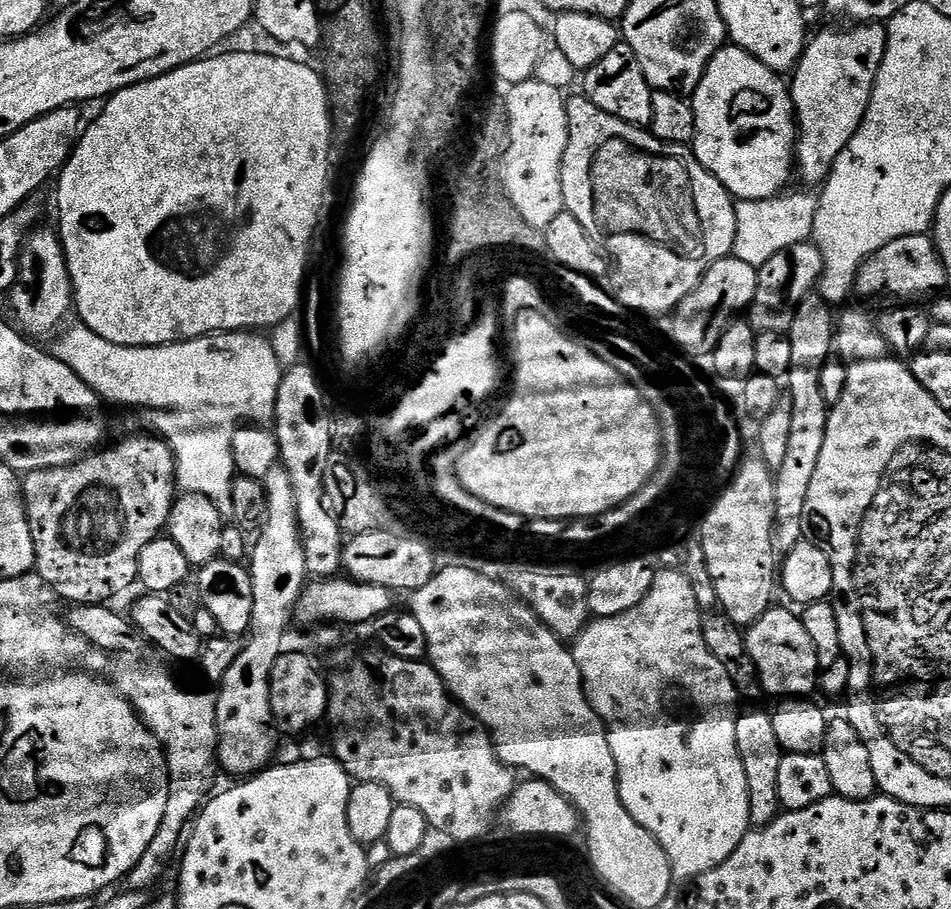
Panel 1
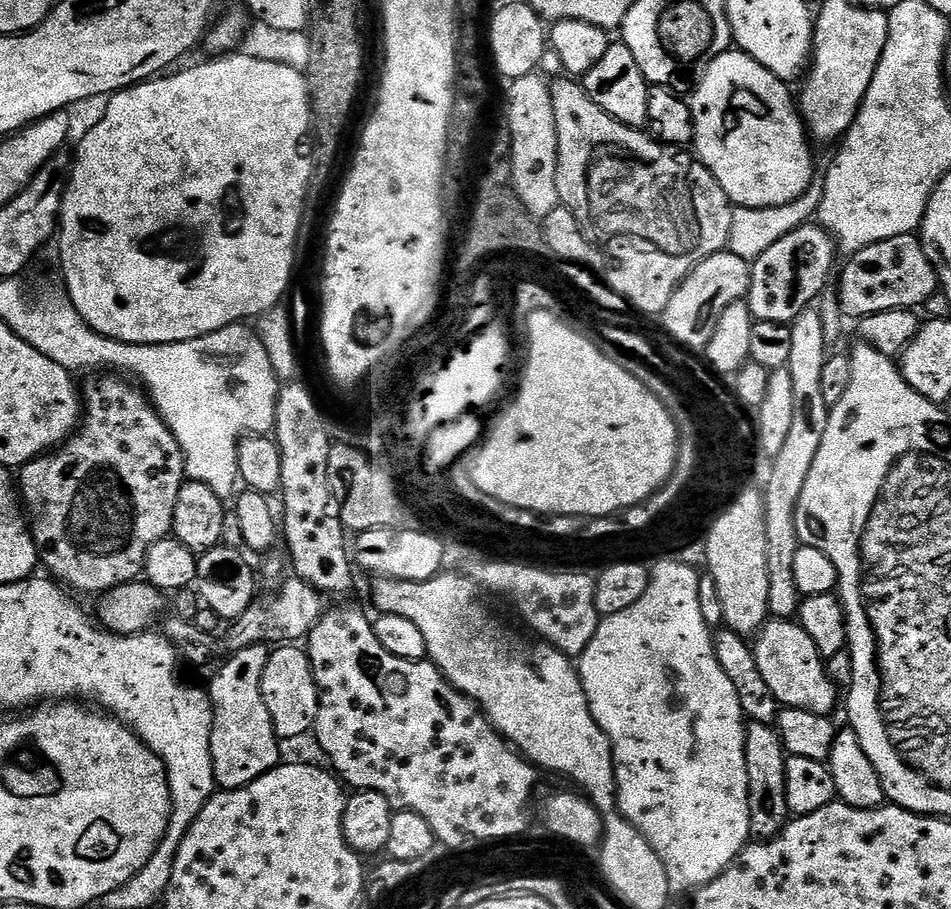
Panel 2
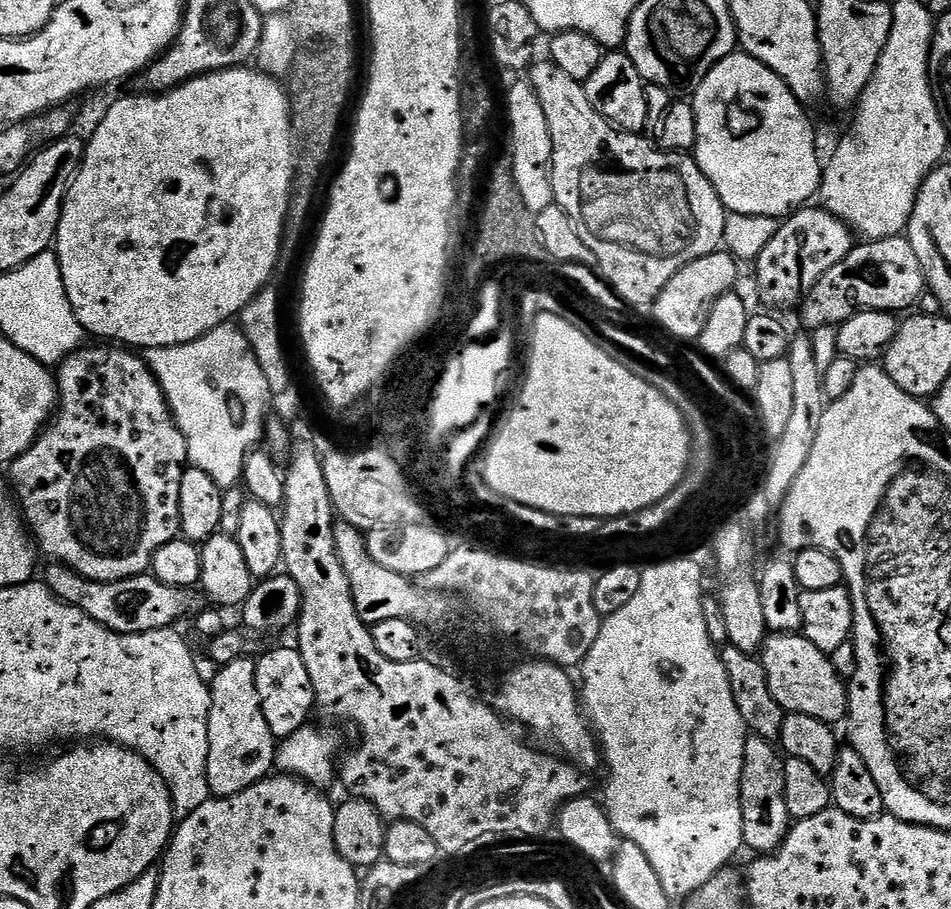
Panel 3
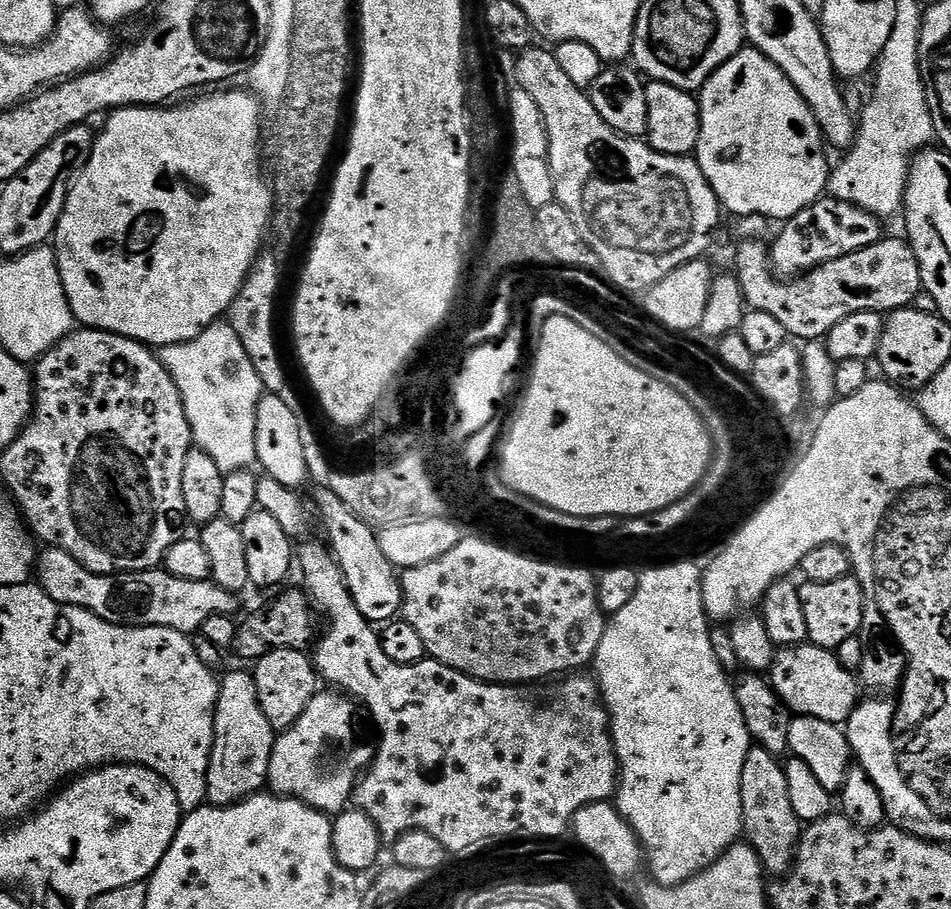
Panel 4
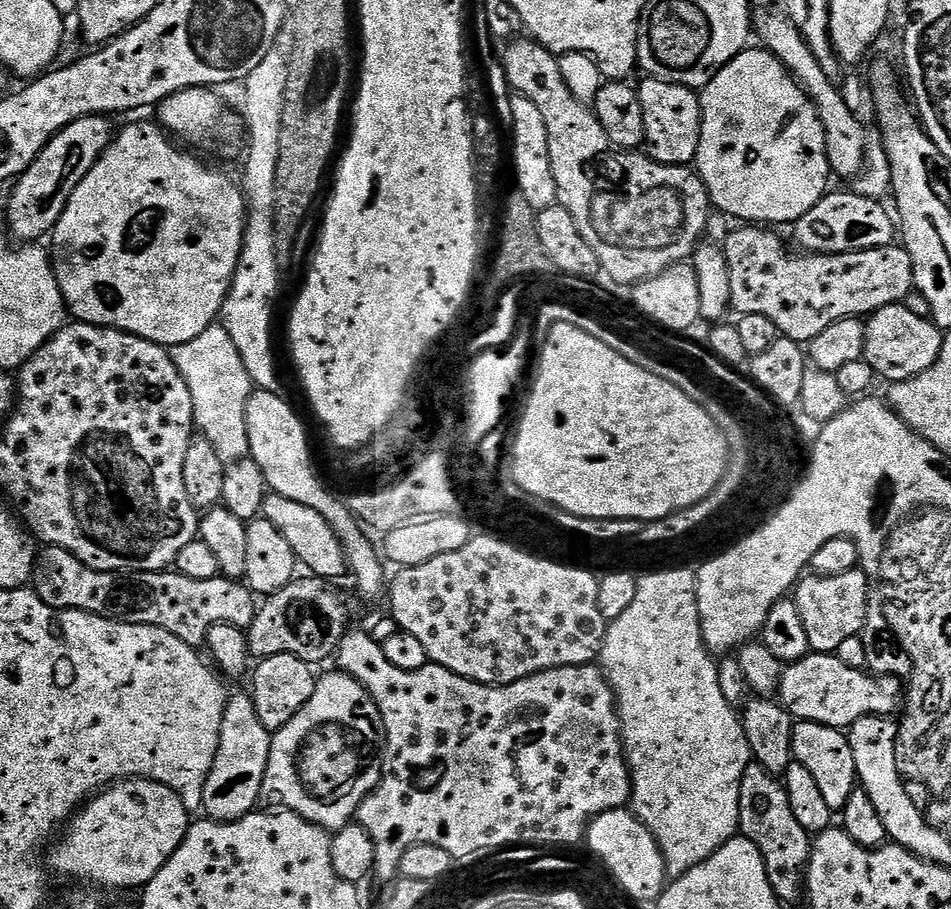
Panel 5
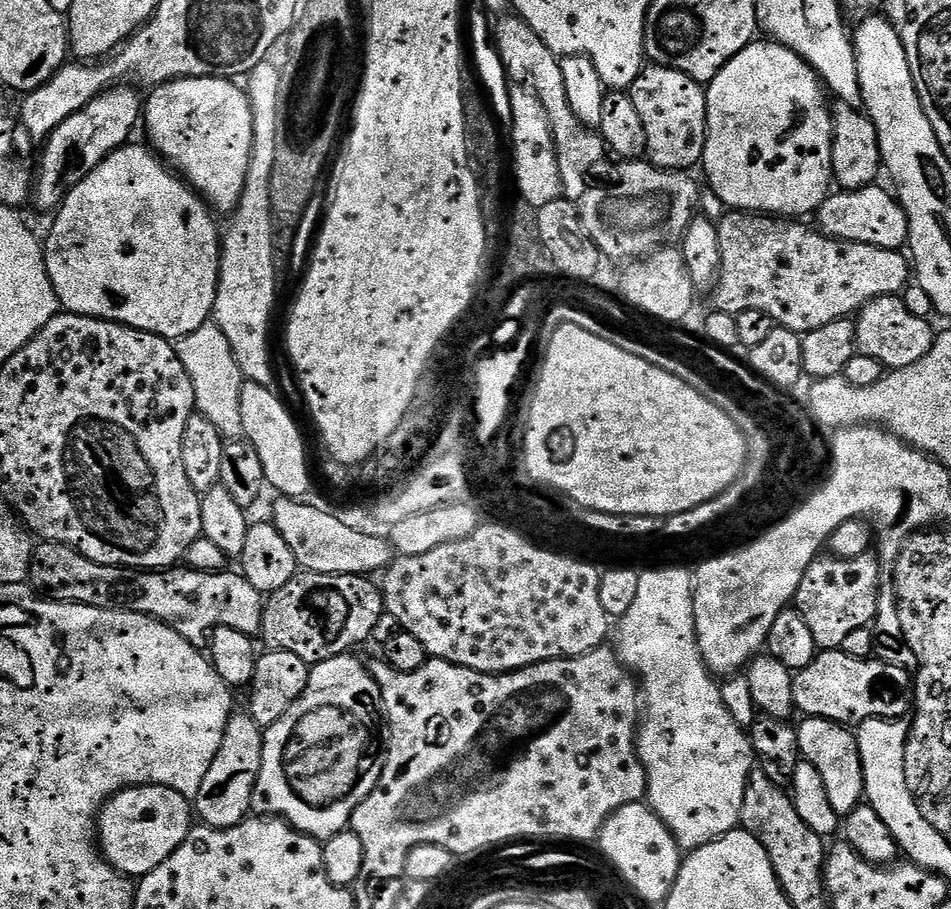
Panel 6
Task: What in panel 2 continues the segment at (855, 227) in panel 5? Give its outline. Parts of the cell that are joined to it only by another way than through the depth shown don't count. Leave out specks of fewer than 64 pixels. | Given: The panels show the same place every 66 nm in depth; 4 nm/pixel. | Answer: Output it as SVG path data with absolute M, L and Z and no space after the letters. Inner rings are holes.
M816 222L798 226L798 230L790 230L786 238L774 242L770 250L751 261L752 285L748 288L746 303L753 319L791 325L807 308L813 307L828 288L828 275L836 256L836 241Z

